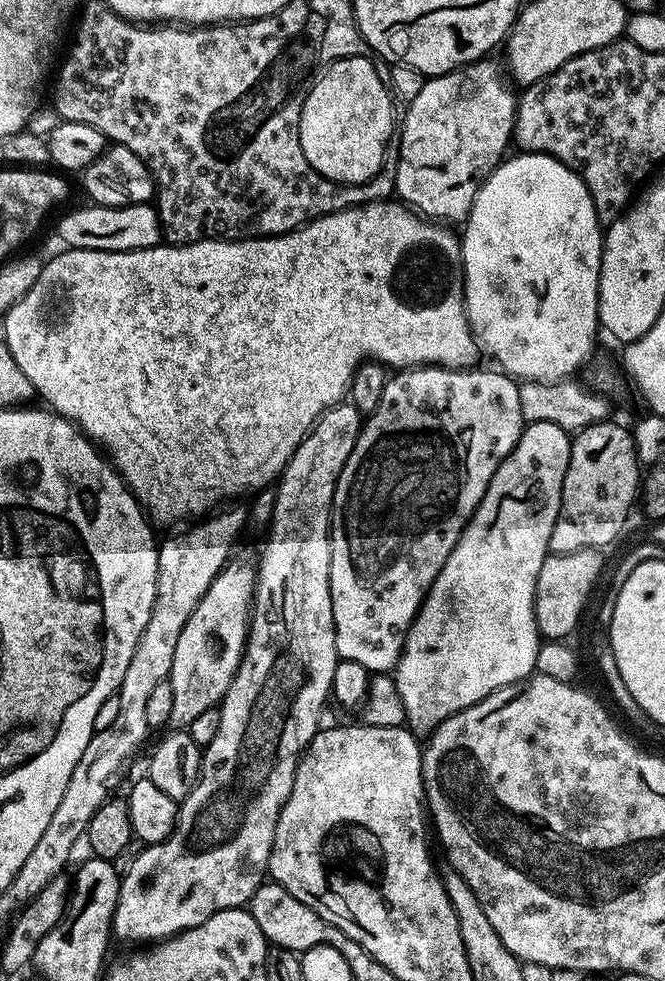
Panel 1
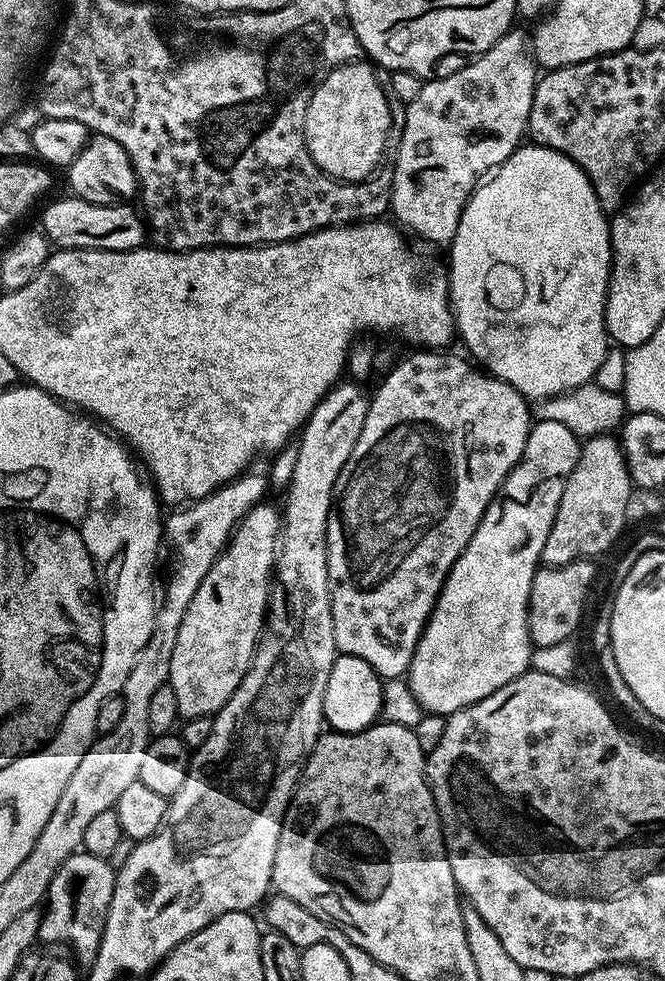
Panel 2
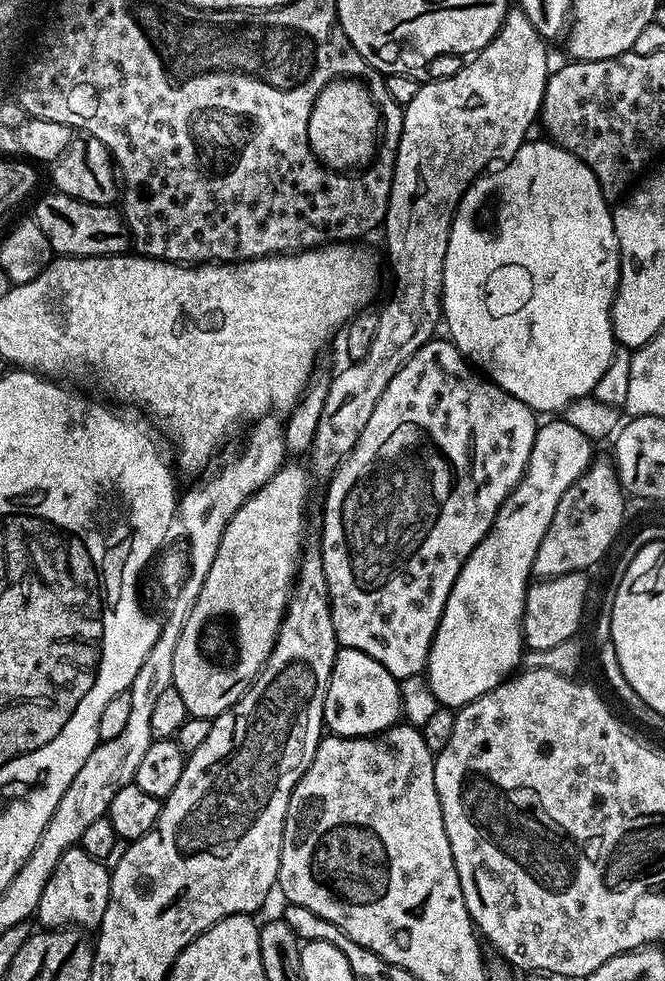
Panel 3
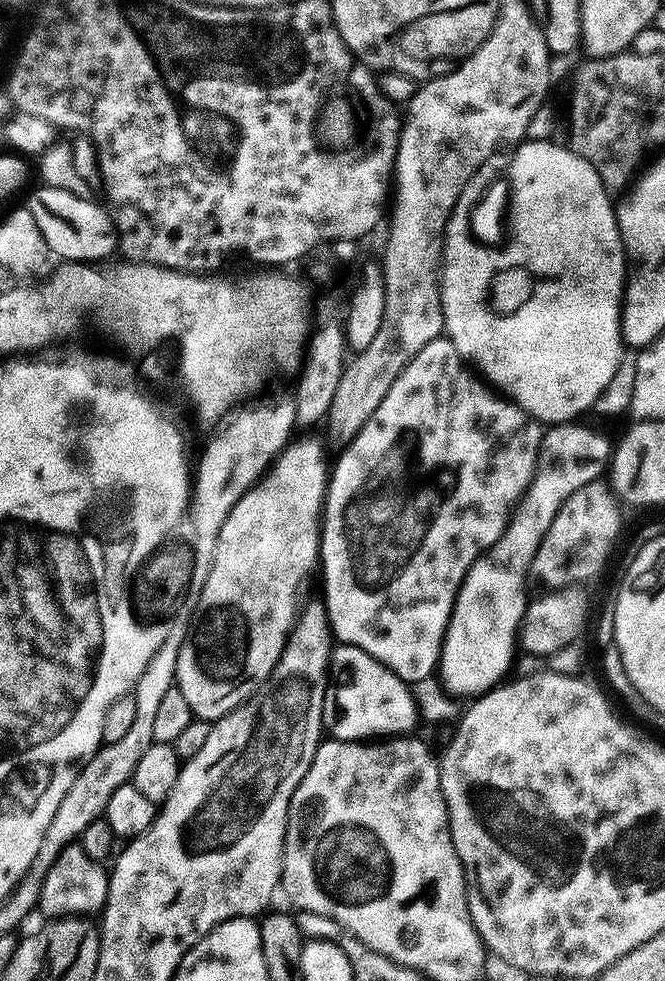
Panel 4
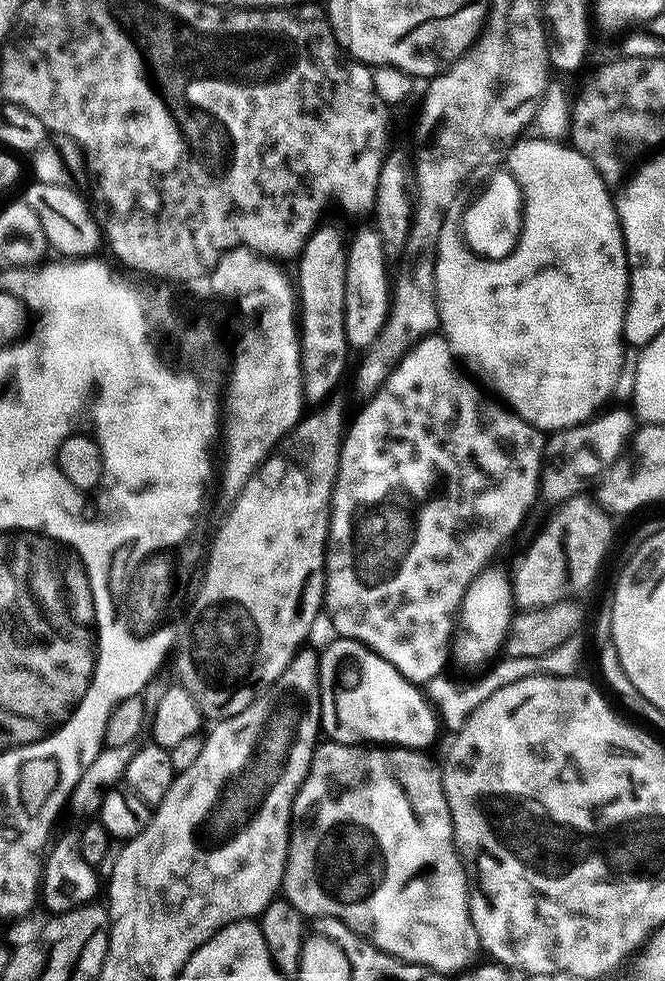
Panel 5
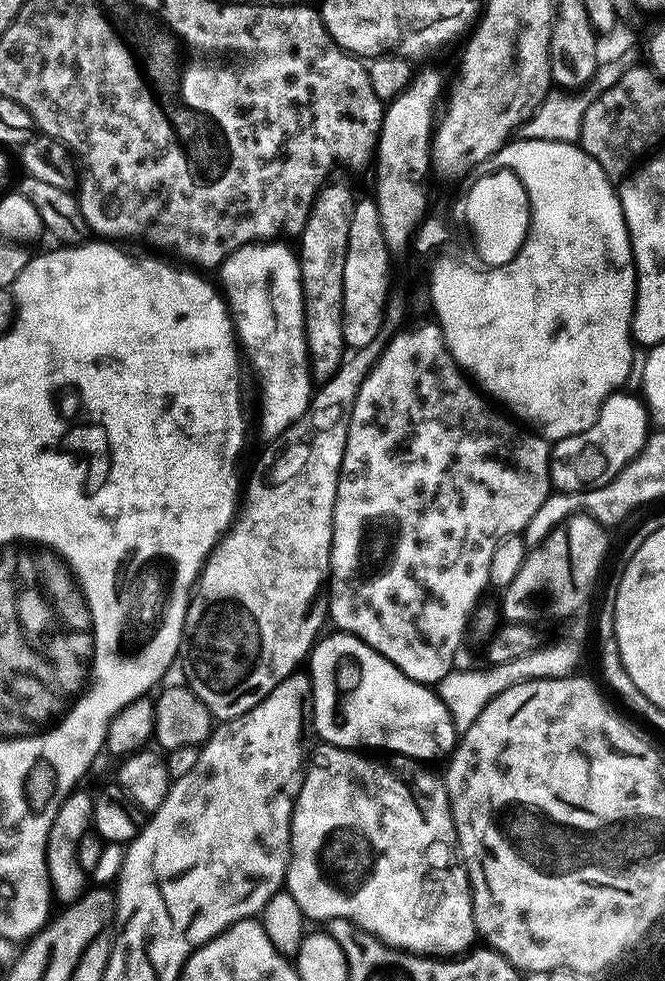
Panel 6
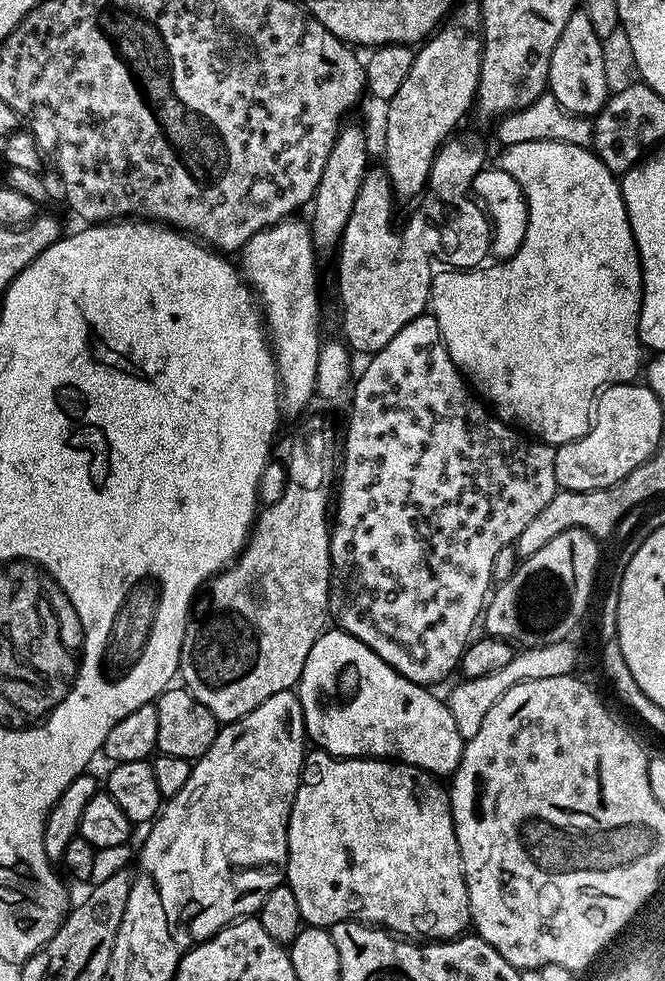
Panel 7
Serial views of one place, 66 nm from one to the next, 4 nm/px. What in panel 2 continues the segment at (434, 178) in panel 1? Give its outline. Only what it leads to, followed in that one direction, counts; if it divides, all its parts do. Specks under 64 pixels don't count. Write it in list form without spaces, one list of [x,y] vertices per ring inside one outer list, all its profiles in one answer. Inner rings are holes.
[[[509,30],[490,50],[461,63],[457,72],[421,83],[418,98],[403,109],[400,149],[396,164],[391,165],[390,212],[405,233],[413,232],[428,244],[451,245],[468,199],[489,173],[521,147],[538,65],[525,33],[516,31]]]

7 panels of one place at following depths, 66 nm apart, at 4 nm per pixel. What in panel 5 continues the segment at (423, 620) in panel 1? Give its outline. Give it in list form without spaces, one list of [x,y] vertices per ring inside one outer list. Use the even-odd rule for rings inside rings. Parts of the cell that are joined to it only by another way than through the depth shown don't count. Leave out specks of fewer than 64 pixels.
[[[626,407],[601,411],[587,424],[565,428],[547,437],[542,461],[542,492],[552,500],[567,502],[574,496],[587,493],[588,483],[599,481],[625,455],[638,428],[638,420]],[[485,570],[473,580],[468,593],[464,595],[463,603],[460,604],[458,624],[462,631],[454,640],[454,656],[464,664],[480,664],[488,659],[491,661],[503,649],[504,637],[512,626],[512,585],[507,575],[504,577],[502,573],[492,571]]]

